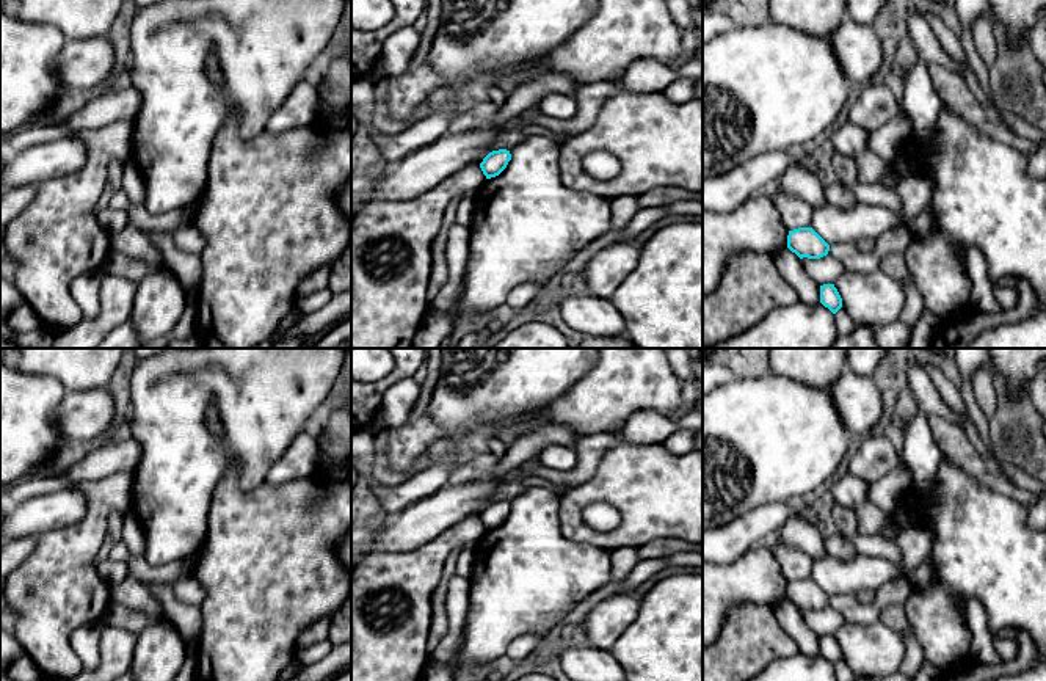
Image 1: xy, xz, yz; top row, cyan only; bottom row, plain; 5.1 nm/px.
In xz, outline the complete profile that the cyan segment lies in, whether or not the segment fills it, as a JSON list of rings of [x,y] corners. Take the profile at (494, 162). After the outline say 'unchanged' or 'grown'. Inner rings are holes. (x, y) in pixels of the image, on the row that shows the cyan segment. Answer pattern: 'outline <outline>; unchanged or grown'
outline [[[507,149],[492,151],[483,158],[480,168],[486,179],[491,179],[499,176],[507,168],[510,160],[511,160],[510,151]]]; unchanged

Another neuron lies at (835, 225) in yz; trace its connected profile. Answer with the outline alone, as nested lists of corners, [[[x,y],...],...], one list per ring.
[[[830,202],[814,209],[811,228],[828,243],[856,243],[863,239],[877,239],[883,232],[903,226],[903,215],[880,206],[856,202],[841,209]]]

